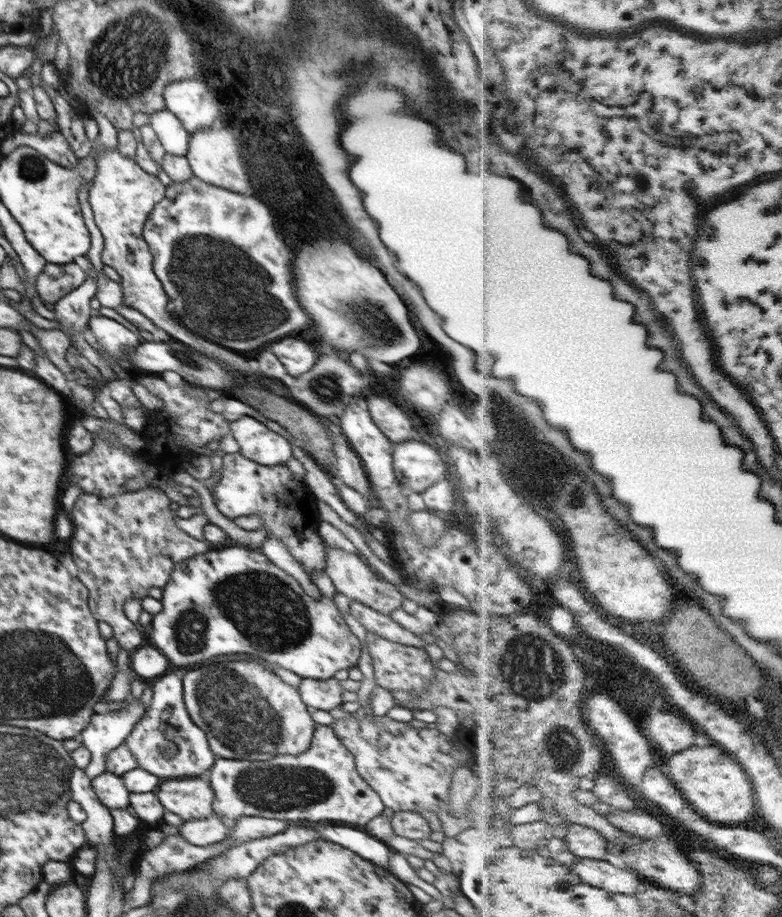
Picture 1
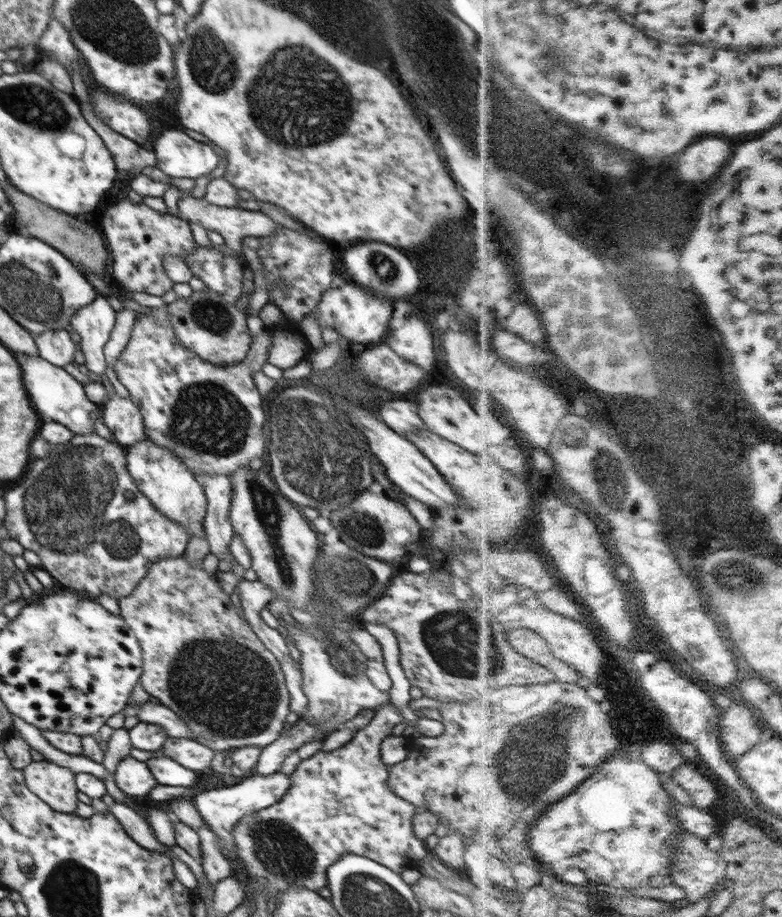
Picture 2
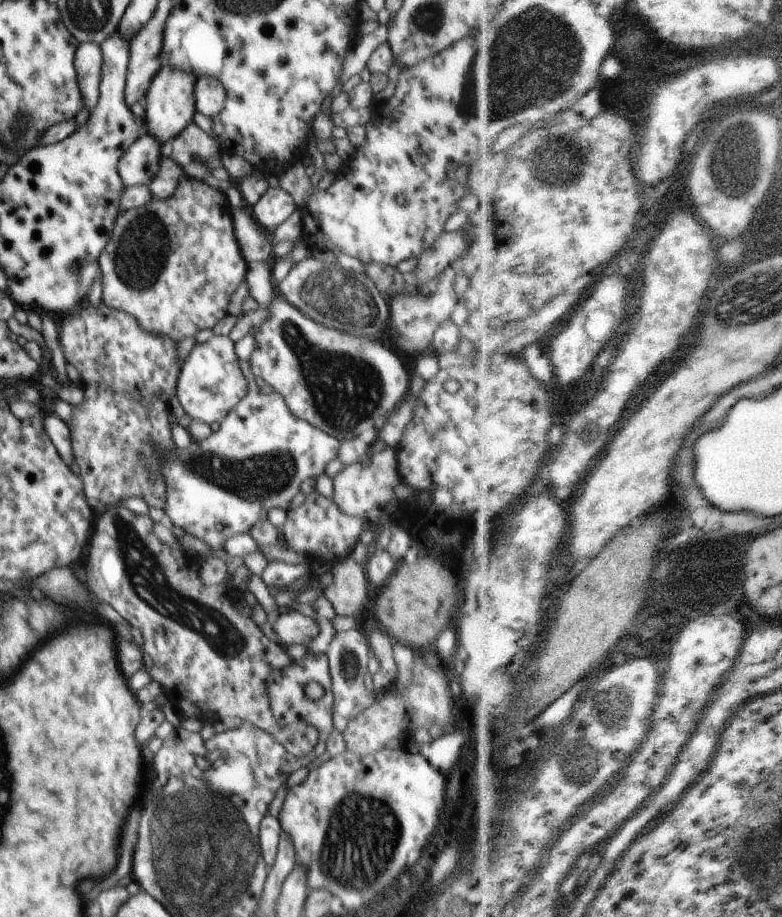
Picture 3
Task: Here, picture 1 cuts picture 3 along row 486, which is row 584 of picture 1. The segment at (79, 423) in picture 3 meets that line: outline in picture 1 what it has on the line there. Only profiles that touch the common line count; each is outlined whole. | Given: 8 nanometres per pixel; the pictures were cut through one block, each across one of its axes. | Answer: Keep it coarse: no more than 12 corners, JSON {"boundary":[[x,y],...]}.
{"boundary":[[153,486],[72,508],[89,609],[130,653],[125,600],[210,548]]}

